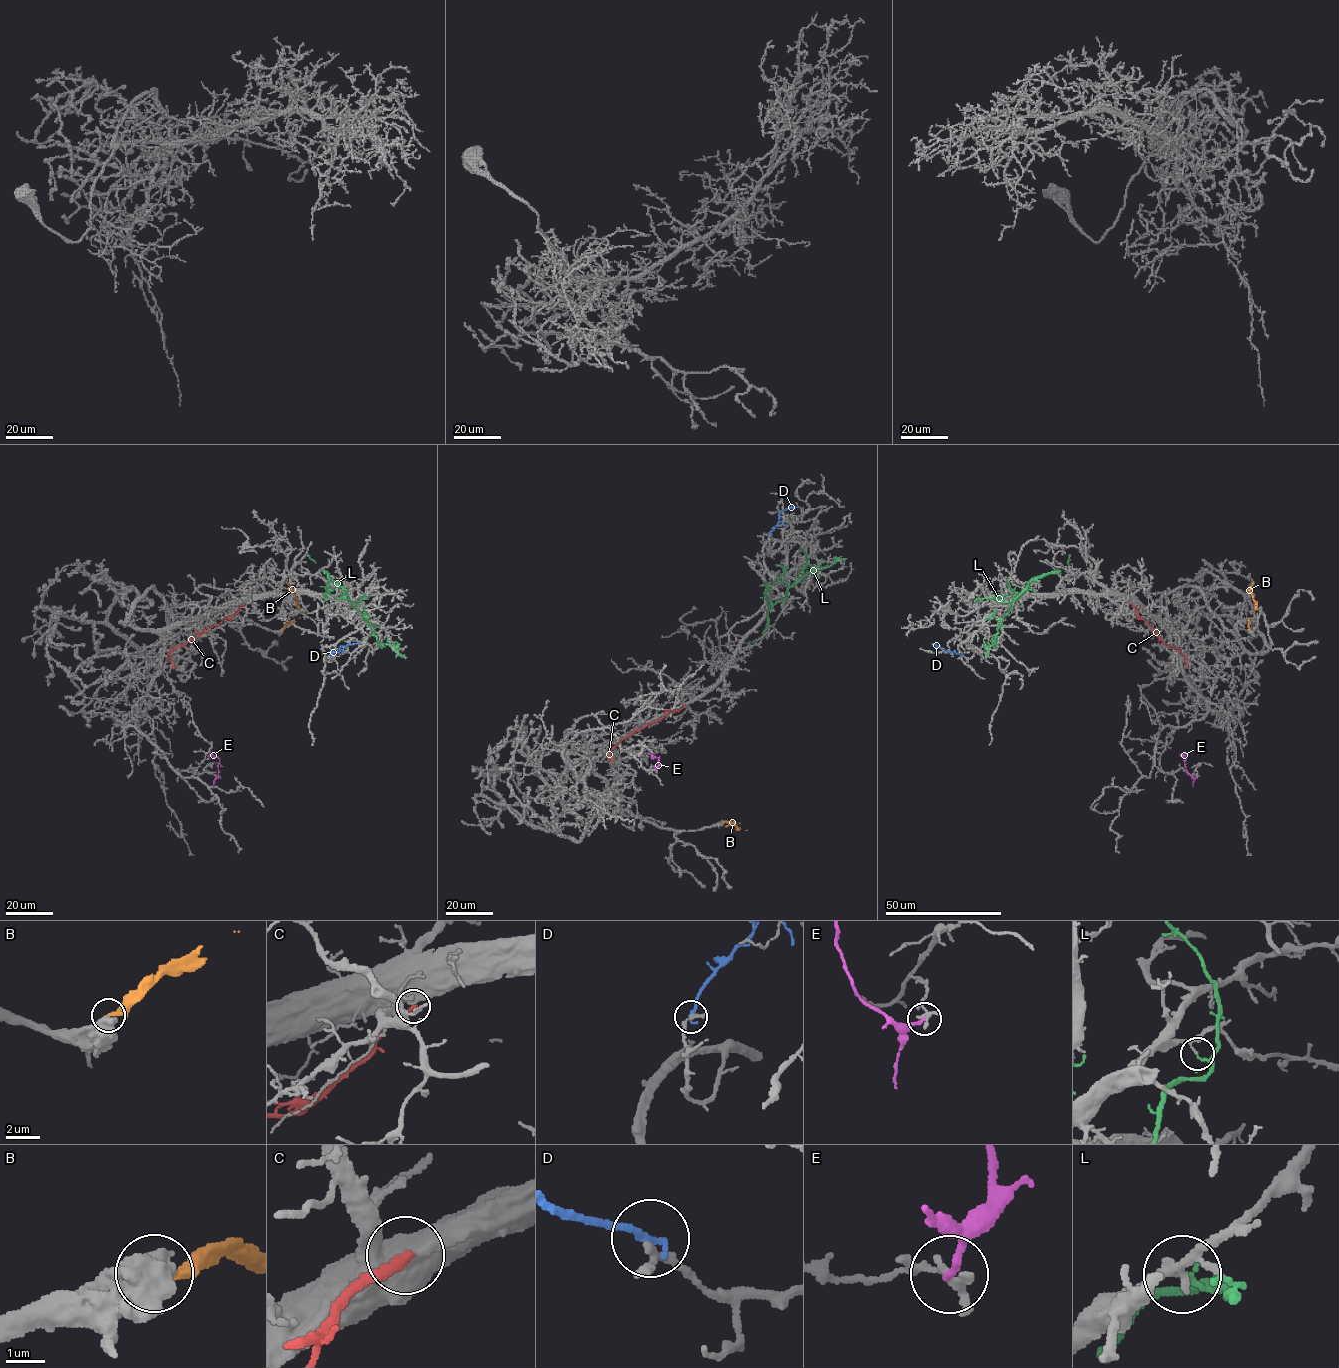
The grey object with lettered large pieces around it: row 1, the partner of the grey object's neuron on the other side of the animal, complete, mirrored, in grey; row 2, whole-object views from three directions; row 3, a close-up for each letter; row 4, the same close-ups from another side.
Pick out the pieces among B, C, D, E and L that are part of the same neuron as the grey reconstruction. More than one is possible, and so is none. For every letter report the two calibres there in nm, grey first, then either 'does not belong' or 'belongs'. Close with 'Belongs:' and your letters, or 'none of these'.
B: 600 nm thick on the grey side, 240 nm on the other; belongs
C: 650 nm thick on the grey side, 240 nm on the other; does not belong
D: 190 nm thick on the grey side, 200 nm on the other; does not belong
E: 320 nm thick on the grey side, 190 nm on the other; does not belong
L: 110 nm thick on the grey side, 130 nm on the other; does not belong
Belongs: B

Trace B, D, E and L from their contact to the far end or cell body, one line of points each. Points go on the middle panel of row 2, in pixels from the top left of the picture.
B: (721, 823), (739, 823), (739, 828), (733, 823), (725, 827)
D: (769, 535), (778, 523), (781, 511), (799, 507)
E: (655, 770), (659, 758), (648, 752)
L: (804, 566), (786, 595), (769, 607), (766, 629), (760, 637), (747, 643)

